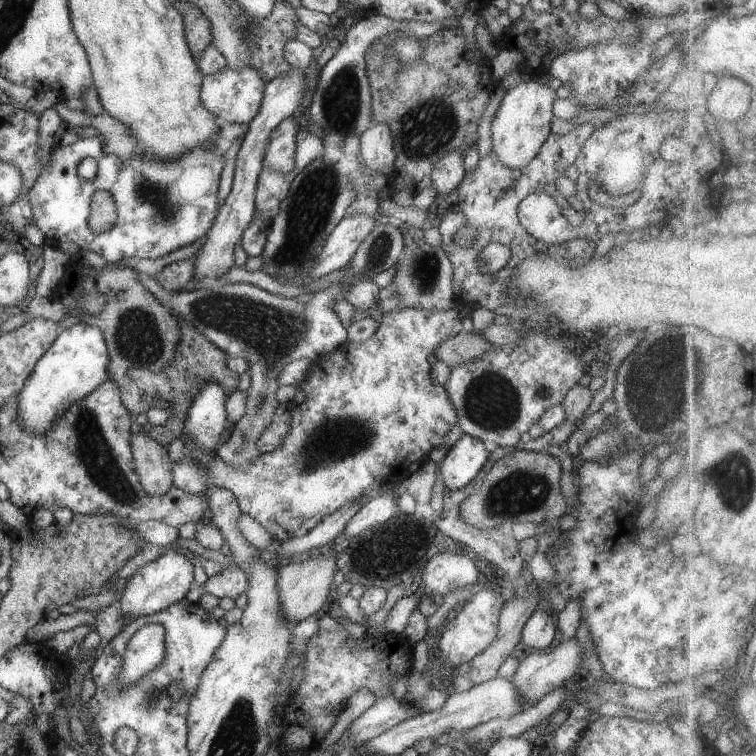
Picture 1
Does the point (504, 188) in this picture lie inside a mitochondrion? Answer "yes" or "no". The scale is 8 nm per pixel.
yes

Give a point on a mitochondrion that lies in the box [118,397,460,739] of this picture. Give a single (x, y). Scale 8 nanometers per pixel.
(334, 440)

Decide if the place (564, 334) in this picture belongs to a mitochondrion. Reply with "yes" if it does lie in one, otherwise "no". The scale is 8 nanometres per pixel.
no

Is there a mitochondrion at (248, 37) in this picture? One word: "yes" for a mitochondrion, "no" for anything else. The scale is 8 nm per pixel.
yes

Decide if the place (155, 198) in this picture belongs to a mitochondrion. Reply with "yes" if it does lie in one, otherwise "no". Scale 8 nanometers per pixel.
yes

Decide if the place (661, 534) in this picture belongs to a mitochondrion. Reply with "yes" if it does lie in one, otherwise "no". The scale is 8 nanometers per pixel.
no

